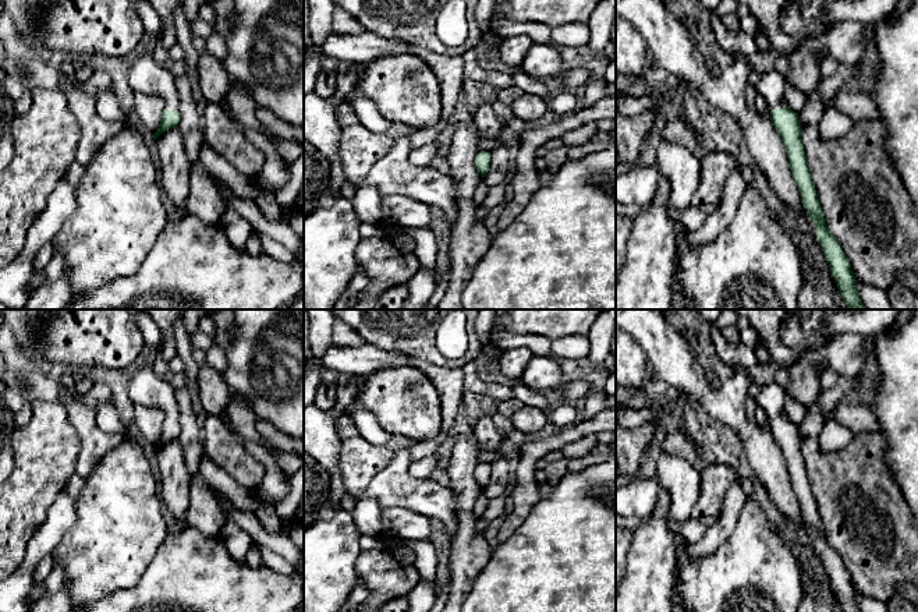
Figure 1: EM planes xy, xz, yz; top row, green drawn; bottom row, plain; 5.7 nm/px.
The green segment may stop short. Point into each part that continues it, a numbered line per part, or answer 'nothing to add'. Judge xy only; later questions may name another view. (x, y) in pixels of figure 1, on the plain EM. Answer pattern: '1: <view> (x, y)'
1: xy (145, 388)

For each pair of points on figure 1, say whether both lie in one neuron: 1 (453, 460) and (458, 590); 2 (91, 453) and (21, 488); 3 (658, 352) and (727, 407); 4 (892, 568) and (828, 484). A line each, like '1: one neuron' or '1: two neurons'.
1: one neuron
2: two neurons
3: one neuron
4: one neuron

